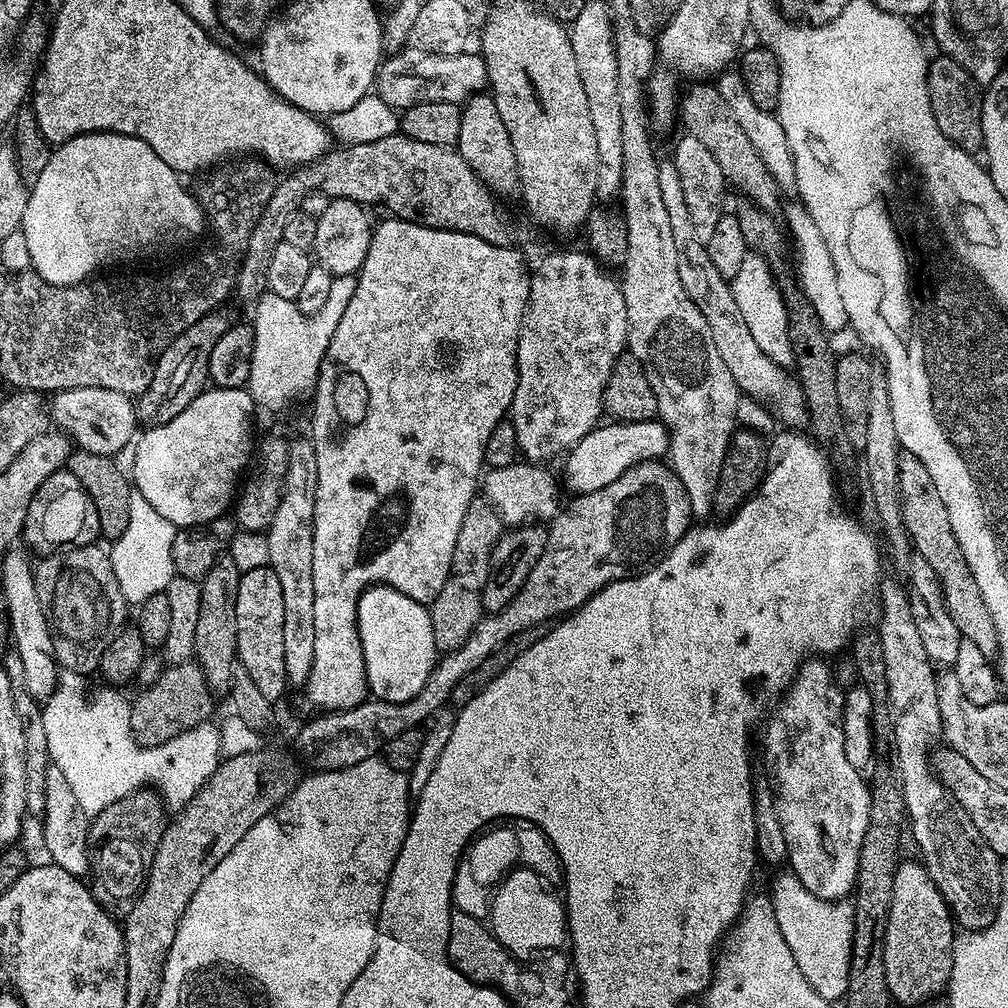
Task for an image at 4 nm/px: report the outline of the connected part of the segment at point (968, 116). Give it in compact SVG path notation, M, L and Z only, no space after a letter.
M943 54L933 55L928 61L928 93L930 94L930 110L934 110L934 122L938 122L938 130L950 142L954 142L962 150L976 154L984 147L982 138L982 88L973 76L954 58Z

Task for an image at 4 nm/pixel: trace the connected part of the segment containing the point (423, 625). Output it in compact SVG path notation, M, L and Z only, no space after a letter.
M378 584L360 595L356 629L362 642L369 693L386 702L410 702L410 698L426 686L426 678L430 678L438 659L431 611L414 602L414 598L406 598L406 594Z

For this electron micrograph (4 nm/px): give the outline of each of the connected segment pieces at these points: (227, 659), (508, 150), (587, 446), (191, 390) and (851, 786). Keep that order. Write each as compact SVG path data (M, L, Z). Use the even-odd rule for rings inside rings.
M230 555L216 560L211 570L200 581L201 609L198 610L197 629L194 634L194 659L202 670L213 693L227 693L232 685L232 674L236 664L237 620L235 603L238 594L240 570Z
M477 94L464 101L462 114L462 130L458 132L455 147L460 156L466 158L470 170L478 174L483 184L496 193L497 197L505 198L520 187L518 174L518 158L514 158L514 145L510 142L510 134L502 123L502 114L498 114L498 106L491 95Z
M659 419L647 420L646 422L626 423L624 421L615 421L603 423L593 428L590 434L584 435L567 453L564 480L562 476L563 485L567 491L570 490L571 495L594 493L596 490L602 489L603 486L610 485L616 478L620 478L626 470L642 463L642 461L661 459L667 453L668 446L668 428Z
M213 310L202 317L194 326L190 326L158 358L154 378L150 378L150 386L135 401L136 414L139 423L144 426L155 426L170 422L170 418L178 418L198 394L205 391L209 383L208 363L210 350L214 350L214 342L226 334L230 327L230 320L223 316L223 311Z
M808 658L800 665L796 675L792 677L792 683L789 684L787 692L779 697L774 711L767 717L764 728L764 768L768 771L767 779L770 781L773 798L776 800L776 810L778 821L782 824L783 837L788 847L787 867L794 875L801 880L802 885L806 886L812 894L818 898L828 901L843 901L845 898L853 895L856 886L856 871L858 870L858 858L862 850L862 838L866 838L866 826L870 822L870 794L869 785L862 777L861 769L850 766L846 759L845 747L843 746L843 706L844 695L842 688L832 681L833 669L820 658Z

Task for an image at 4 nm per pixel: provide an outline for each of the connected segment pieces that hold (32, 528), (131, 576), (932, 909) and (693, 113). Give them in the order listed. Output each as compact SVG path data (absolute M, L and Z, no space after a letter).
M66 470L50 474L50 478L46 478L42 486L38 486L26 510L23 543L33 553L40 552L41 557L46 557L52 552L61 552L64 548L81 548L87 544L96 544L99 536L98 510L94 510L94 502L90 494L86 494L82 482L78 482L78 478L74 478L74 474Z
M133 490L130 494L130 522L126 522L126 530L122 530L120 537L110 544L114 578L118 578L118 590L122 590L122 598L130 606L138 606L146 602L146 598L164 592L177 575L172 557L177 531L175 524L166 522L166 518L162 518L140 492Z
M905 859L903 862L897 863L896 873L894 874L894 890L892 891L892 901L890 902L890 910L888 911L888 921L886 922L886 938L884 939L884 961L886 962L886 986L888 993L891 994L893 1001L899 1004L924 1004L927 1000L932 1000L936 995L943 993L948 987L948 979L952 977L952 945L954 943L954 917L952 911L948 908L948 903L942 898L942 894L938 890L936 883L930 878L927 868L919 859Z
M692 82L688 89L683 89L678 100L678 120L684 123L683 131L687 135L698 138L710 154L714 154L714 162L722 166L722 174L729 185L740 191L741 197L753 200L758 207L770 213L777 211L782 190L774 182L770 170L762 166L762 158L754 151L754 146L746 139L742 126L734 118L733 112L726 106L722 94L718 94L715 83Z

